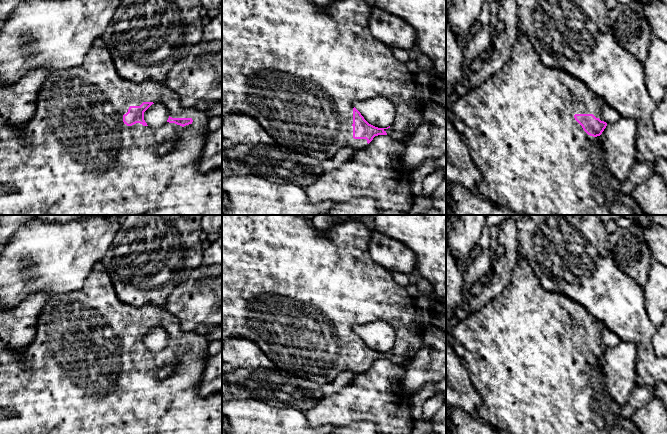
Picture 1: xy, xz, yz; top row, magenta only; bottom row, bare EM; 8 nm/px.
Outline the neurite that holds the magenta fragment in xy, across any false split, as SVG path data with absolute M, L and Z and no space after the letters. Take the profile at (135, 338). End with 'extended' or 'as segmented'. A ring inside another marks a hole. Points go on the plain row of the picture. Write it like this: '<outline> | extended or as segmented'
M92 270L79 290L51 294L39 314L35 330L34 340L21 351L7 348L0 341L0 434L222 434L222 392L207 397L199 394L205 361L209 356L209 341L195 331L183 331L178 318L166 309L154 305L132 307L121 302L106 270ZM156 326L166 330L169 342L163 350L150 352L144 344L144 336ZM167 366L173 368L173 373L159 379L159 371Z | extended

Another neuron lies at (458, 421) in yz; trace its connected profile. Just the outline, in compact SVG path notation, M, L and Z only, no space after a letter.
M451 408L446 416L446 434L512 434L497 429L478 417L477 413L469 414L460 408Z

